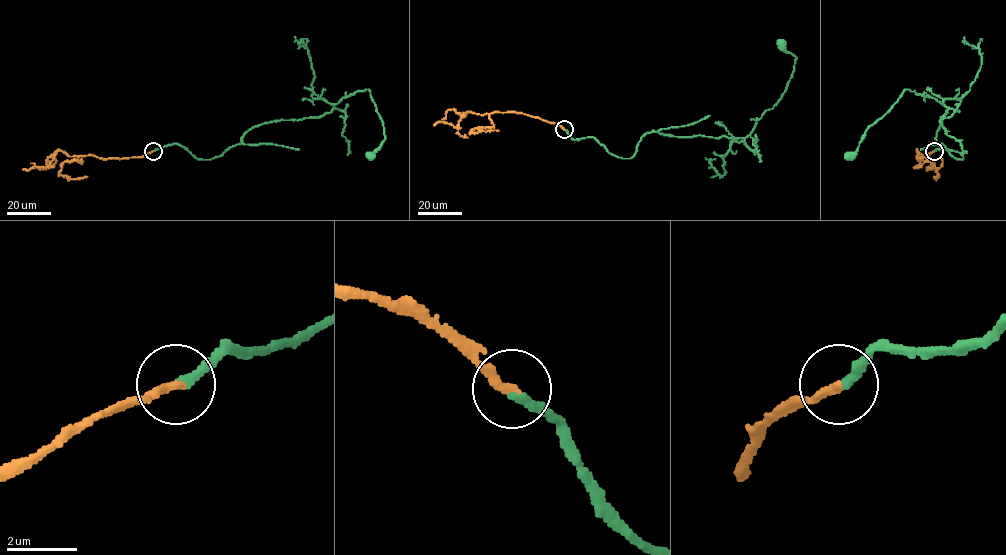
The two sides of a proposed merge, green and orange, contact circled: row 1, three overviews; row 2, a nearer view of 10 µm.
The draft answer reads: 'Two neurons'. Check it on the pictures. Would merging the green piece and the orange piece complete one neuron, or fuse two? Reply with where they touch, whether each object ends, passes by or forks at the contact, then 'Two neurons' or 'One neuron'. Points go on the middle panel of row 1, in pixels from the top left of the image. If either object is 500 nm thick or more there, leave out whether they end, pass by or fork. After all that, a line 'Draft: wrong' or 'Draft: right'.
Place: (564, 129). At the ring green ends. At the ring orange ends. One neuron
Draft: wrong

